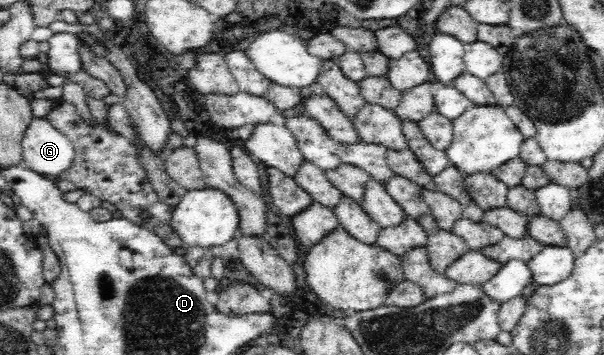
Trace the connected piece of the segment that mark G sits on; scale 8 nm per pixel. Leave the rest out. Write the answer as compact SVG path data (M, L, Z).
M45 117L31 120L21 143L25 167L54 180L71 167L76 155L71 140Z

